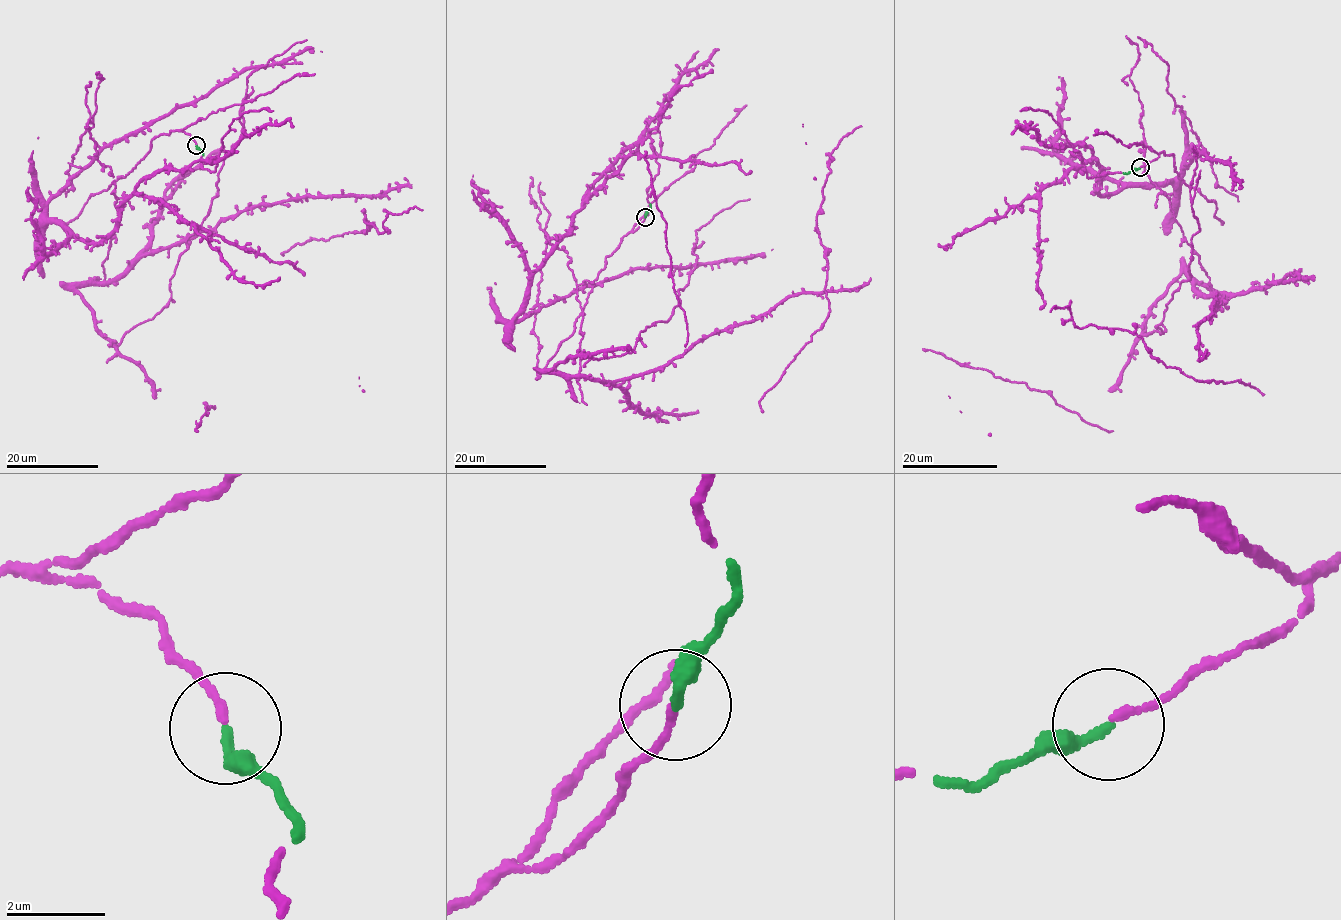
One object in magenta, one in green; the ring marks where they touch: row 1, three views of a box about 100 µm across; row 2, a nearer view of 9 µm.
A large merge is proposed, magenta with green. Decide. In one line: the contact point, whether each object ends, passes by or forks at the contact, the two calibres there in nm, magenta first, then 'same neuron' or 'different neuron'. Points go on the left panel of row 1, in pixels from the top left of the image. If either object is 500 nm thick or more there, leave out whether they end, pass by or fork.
(196, 145) | magenta ends | green ends | 160/240 nm | same neuron

